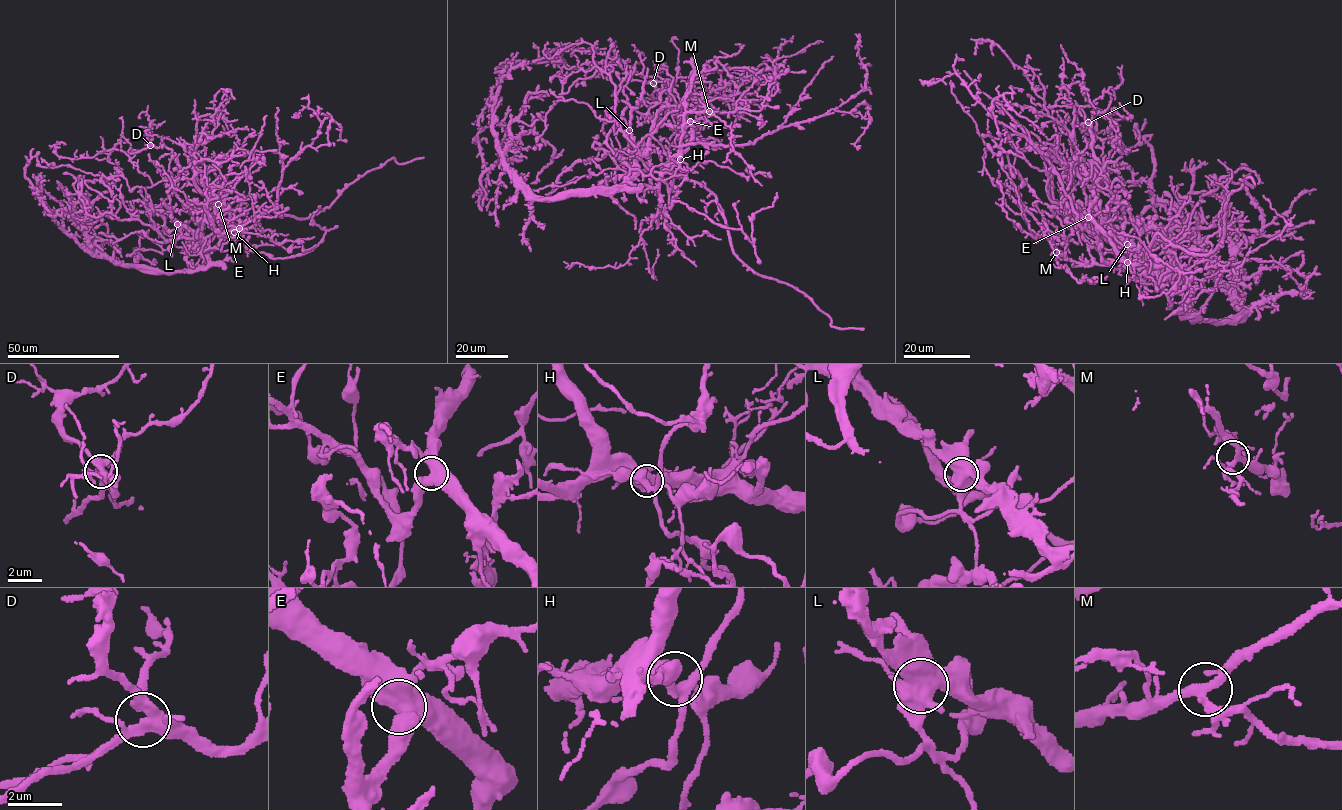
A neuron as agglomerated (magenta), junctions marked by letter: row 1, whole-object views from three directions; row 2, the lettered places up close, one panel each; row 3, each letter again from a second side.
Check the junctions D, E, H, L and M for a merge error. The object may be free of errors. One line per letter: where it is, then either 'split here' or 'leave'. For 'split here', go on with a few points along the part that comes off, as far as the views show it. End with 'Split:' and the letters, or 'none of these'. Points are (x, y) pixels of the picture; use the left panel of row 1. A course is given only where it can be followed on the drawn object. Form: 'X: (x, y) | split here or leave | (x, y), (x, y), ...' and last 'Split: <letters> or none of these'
D: (150, 145) | leave
E: (218, 204) | leave
H: (234, 232) | leave
L: (177, 224) | split here | (177, 224), (203, 239), (207, 265), (160, 271), (96, 257), (66, 233), (26, 177), (33, 148)
M: (239, 228) | leave
Split: L

